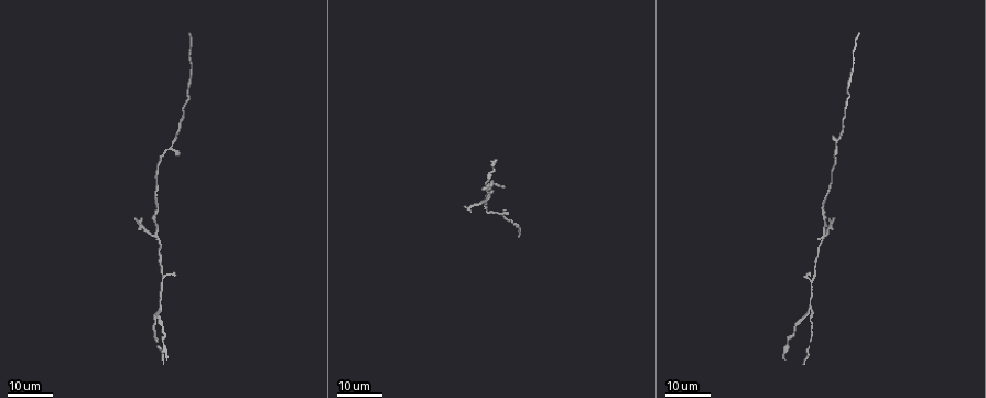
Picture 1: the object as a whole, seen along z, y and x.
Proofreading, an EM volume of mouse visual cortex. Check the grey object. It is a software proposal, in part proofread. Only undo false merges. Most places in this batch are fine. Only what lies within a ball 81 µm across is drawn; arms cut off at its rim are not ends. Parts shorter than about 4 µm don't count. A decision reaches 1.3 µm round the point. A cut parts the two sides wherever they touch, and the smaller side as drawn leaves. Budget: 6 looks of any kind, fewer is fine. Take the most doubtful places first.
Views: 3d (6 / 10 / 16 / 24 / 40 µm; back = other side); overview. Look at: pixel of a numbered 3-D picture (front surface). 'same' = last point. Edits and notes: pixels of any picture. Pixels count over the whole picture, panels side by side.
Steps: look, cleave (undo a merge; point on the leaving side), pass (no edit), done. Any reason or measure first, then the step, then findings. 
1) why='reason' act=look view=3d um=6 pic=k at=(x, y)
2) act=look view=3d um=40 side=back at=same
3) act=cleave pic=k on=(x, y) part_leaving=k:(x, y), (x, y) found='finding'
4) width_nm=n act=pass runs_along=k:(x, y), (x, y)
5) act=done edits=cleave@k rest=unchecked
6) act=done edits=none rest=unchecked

act=look view=3d um=16 pic=1 at=(810, 309)

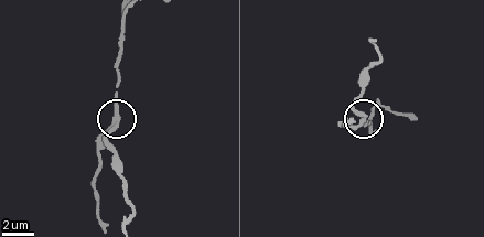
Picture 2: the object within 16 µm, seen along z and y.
act=look view=3d um=10 pic=2 at=(115, 118)

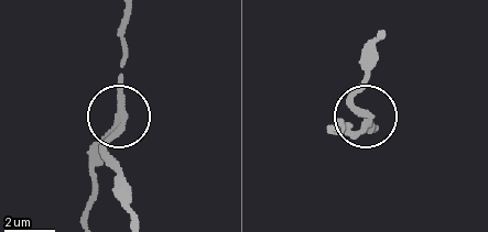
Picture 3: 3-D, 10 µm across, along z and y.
width_nm=200 act=cleave pic=3 on=(108, 142) part_leaving=3:(119, 111), (107, 159), (130, 217) found='two neurons meet here'

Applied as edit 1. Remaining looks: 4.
why='branch point' act=look view=3d um=24 pic=1 at=(153, 234)

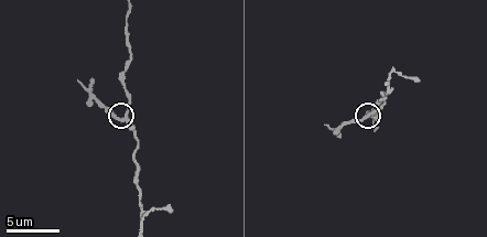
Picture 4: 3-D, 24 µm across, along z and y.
why='closer look' act=look view=3d um=10 pic=4 at=(368, 115)

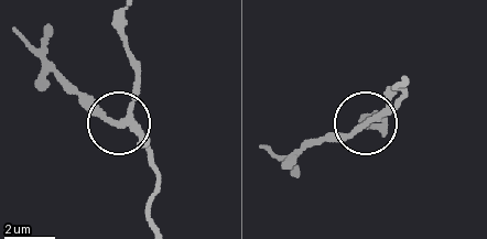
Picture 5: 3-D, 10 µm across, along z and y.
side_arm_um=6 arms=3 act=pass found='continuous, no second neuron'

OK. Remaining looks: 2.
act=done edits=cleave@3 rest=unchecked

